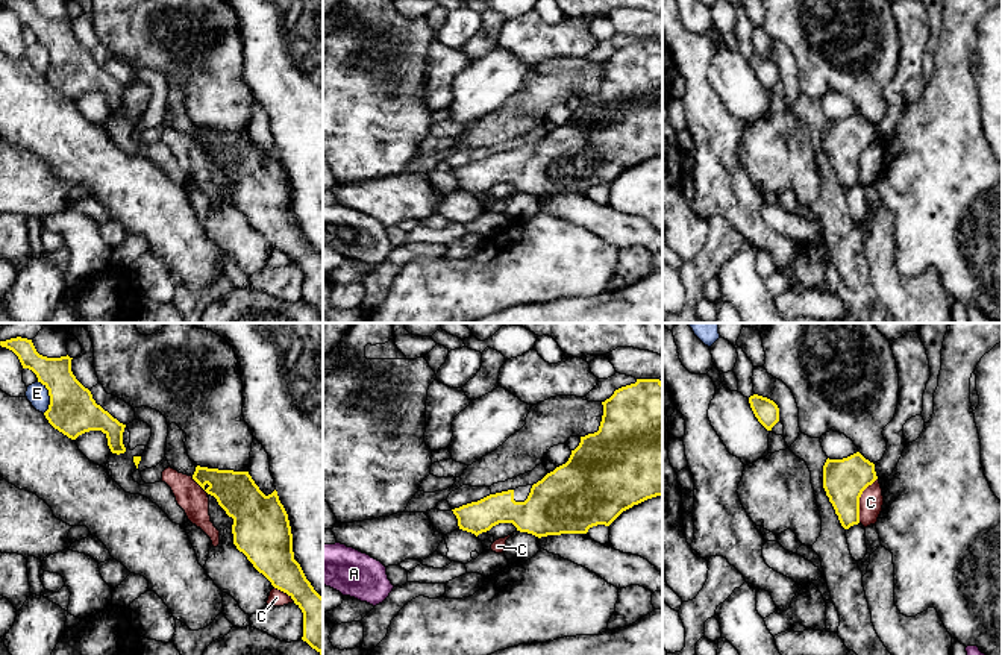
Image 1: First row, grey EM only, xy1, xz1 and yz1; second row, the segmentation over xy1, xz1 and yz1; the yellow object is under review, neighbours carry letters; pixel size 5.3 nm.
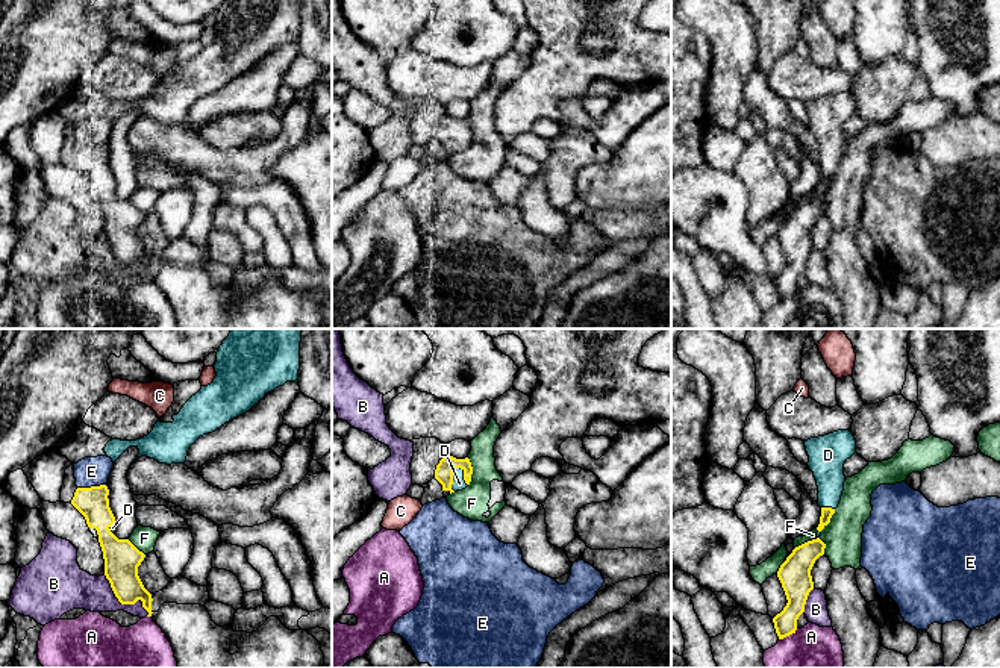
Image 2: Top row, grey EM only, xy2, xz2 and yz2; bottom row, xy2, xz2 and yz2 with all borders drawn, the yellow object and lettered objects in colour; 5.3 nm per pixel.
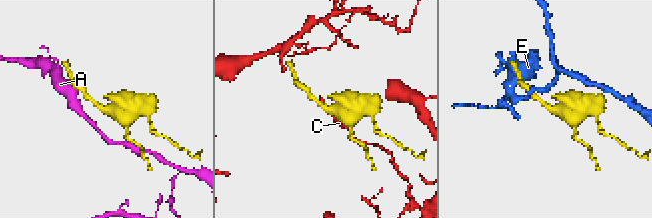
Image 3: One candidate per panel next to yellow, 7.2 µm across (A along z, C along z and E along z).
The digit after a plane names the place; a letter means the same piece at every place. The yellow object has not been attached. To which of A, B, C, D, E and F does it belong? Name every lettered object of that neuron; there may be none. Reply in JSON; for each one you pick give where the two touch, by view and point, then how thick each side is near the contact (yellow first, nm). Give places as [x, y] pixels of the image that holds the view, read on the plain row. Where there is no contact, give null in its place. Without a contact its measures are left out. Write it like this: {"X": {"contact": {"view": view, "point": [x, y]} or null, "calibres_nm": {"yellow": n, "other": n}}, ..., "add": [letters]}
{"D": {"contact": {"view": "xz2", "point": [452, 138]}, "calibres_nm": {"yellow": 100, "other": 70}}, "add": ["D"]}

